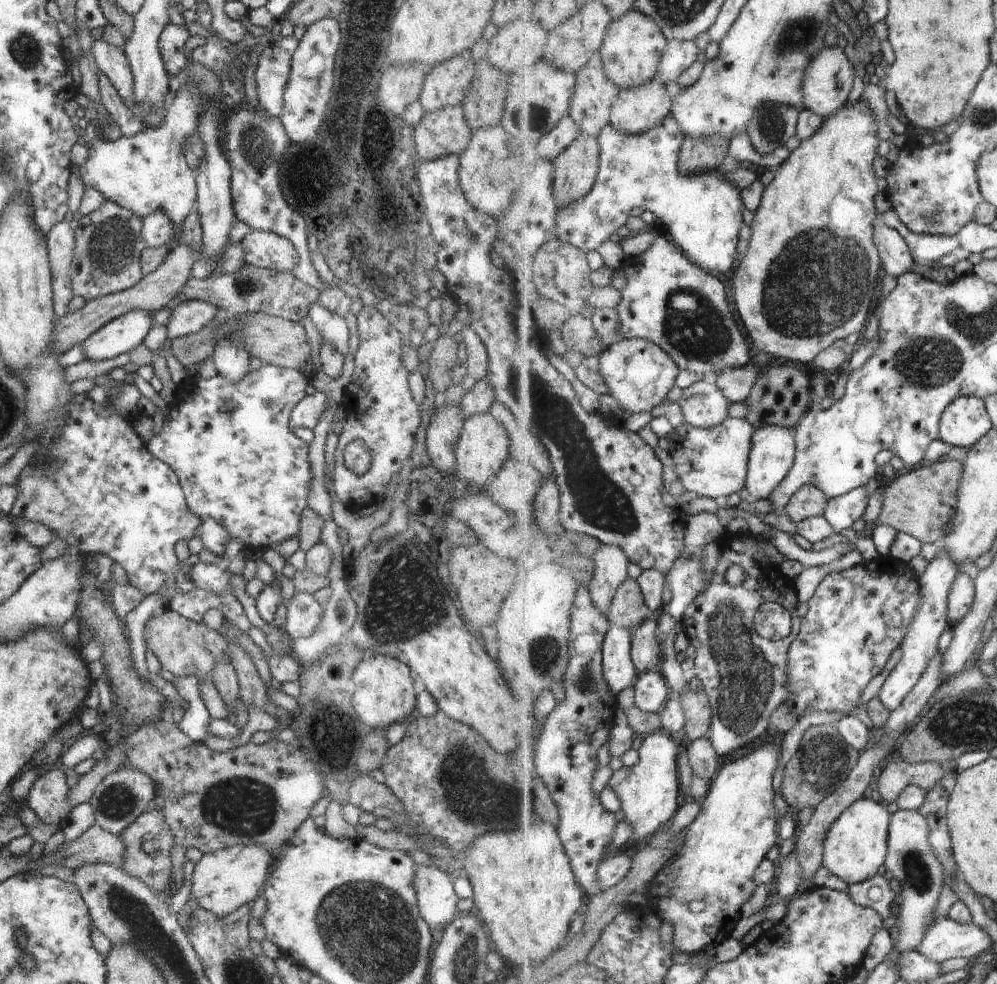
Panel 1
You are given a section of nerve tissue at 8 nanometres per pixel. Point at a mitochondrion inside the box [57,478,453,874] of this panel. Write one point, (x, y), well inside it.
(397, 599)

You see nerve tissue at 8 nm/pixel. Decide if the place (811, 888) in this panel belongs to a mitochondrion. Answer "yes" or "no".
no

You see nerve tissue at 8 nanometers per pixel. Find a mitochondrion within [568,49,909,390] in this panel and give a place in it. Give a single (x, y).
(820, 278)

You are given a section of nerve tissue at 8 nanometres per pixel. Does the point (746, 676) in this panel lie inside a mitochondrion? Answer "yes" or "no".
yes

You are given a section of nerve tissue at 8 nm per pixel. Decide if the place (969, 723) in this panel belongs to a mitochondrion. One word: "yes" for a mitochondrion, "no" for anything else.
yes

